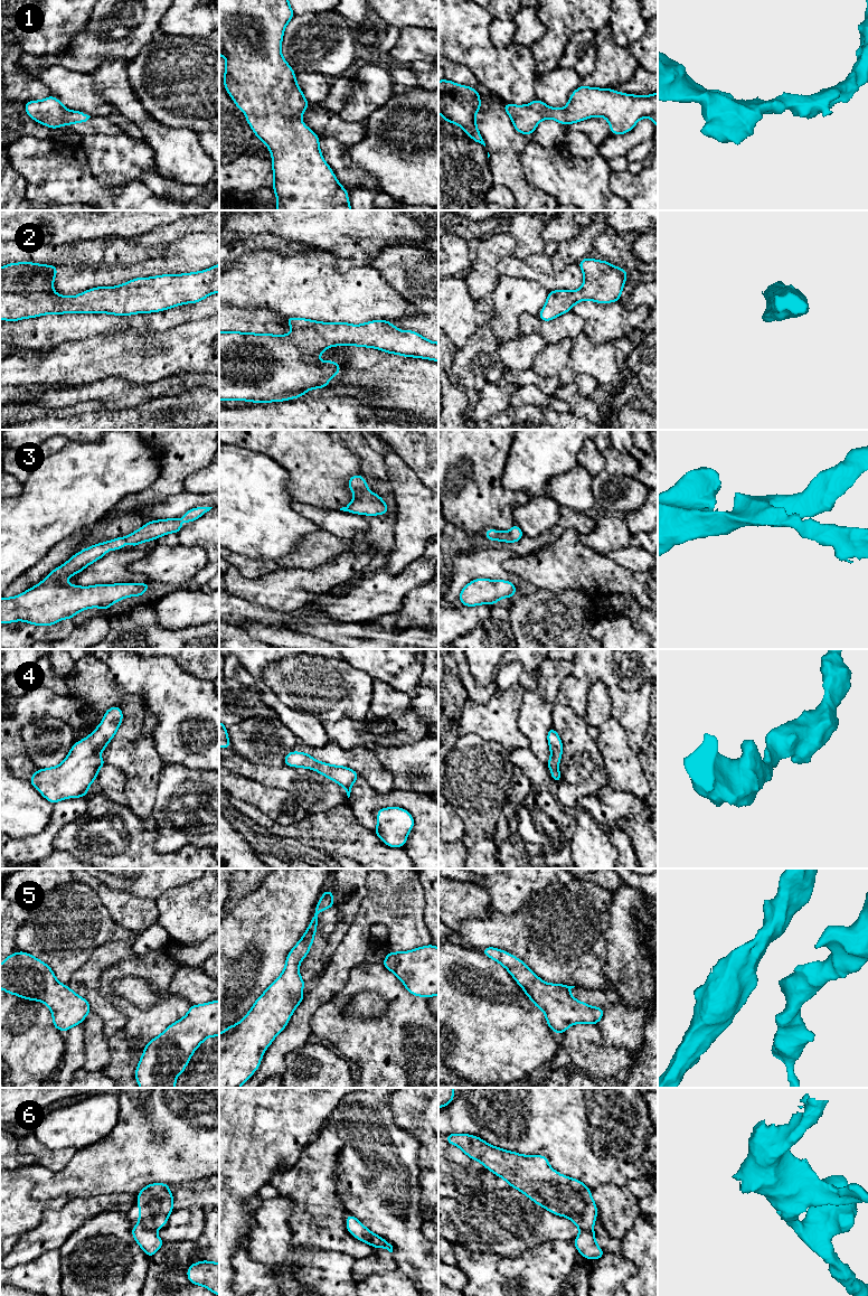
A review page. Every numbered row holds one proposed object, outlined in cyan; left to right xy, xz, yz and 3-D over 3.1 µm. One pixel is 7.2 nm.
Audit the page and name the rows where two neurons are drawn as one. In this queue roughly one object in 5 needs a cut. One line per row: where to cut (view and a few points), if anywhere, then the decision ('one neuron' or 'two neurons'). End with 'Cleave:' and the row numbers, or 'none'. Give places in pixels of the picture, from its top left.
1: no cut; one neuron
2: no cut; one neuron
3: no cut; one neuron
4: no cut; one neuron
5: no cut; one neuron
6: no cut; one neuron
Cleave: none

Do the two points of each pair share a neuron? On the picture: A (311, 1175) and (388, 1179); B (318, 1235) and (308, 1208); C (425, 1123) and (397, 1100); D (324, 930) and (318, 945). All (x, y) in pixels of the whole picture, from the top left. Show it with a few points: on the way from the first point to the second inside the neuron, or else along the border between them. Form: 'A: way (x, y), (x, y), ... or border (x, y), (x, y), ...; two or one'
A: border (339, 1151), (336, 1173), (342, 1202); two
B: way (318, 1228), (318, 1218), (314, 1214); one
C: way (418, 1116), (404, 1104); one
D: way (322, 933), (319, 941); one

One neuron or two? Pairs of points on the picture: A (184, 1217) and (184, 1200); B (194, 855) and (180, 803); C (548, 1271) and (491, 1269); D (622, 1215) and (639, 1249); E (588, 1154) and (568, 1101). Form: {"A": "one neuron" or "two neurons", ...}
{"A": "two neurons", "B": "two neurons", "C": "one neuron", "D": "two neurons", "E": "one neuron"}

